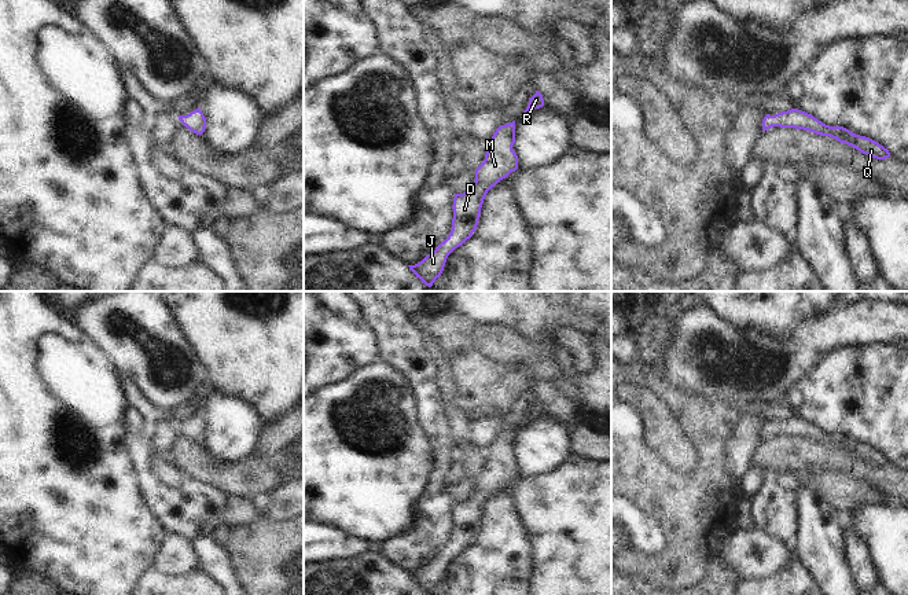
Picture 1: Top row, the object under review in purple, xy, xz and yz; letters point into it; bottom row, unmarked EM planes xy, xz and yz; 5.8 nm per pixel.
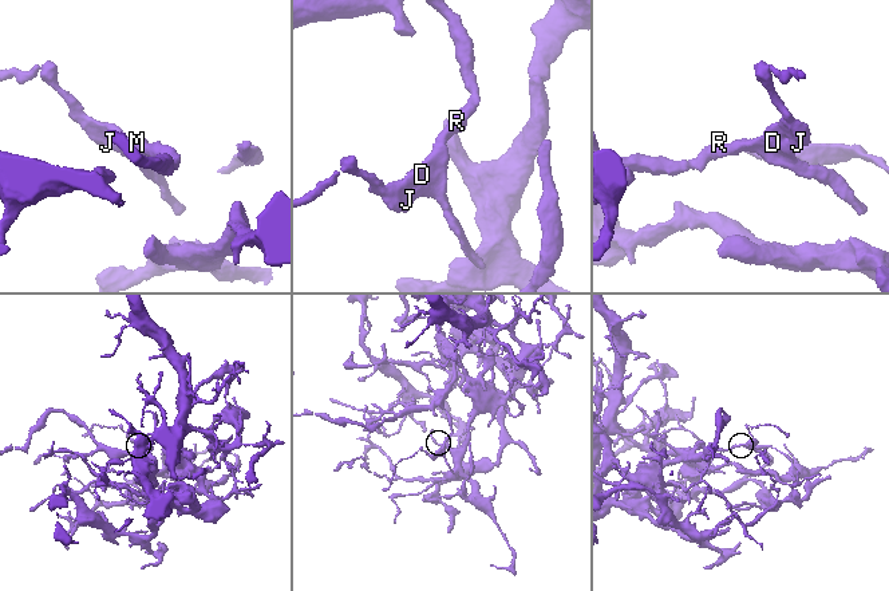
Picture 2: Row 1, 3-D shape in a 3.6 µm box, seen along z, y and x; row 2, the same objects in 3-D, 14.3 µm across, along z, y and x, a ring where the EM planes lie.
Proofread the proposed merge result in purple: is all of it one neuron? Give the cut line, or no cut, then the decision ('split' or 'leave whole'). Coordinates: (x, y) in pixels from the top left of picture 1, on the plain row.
no cut | leave whole

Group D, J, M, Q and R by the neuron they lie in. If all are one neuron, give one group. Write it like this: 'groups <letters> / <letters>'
groups D J M Q R

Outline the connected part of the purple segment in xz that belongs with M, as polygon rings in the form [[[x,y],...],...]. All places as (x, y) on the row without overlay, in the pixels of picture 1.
[[[515,429],[500,433],[493,441],[490,452],[486,453],[484,470],[475,477],[475,488],[470,499],[455,502],[451,541],[420,570],[408,573],[426,594],[433,594],[441,584],[448,563],[473,544],[488,499],[518,477],[518,463],[512,458],[514,451]]]

